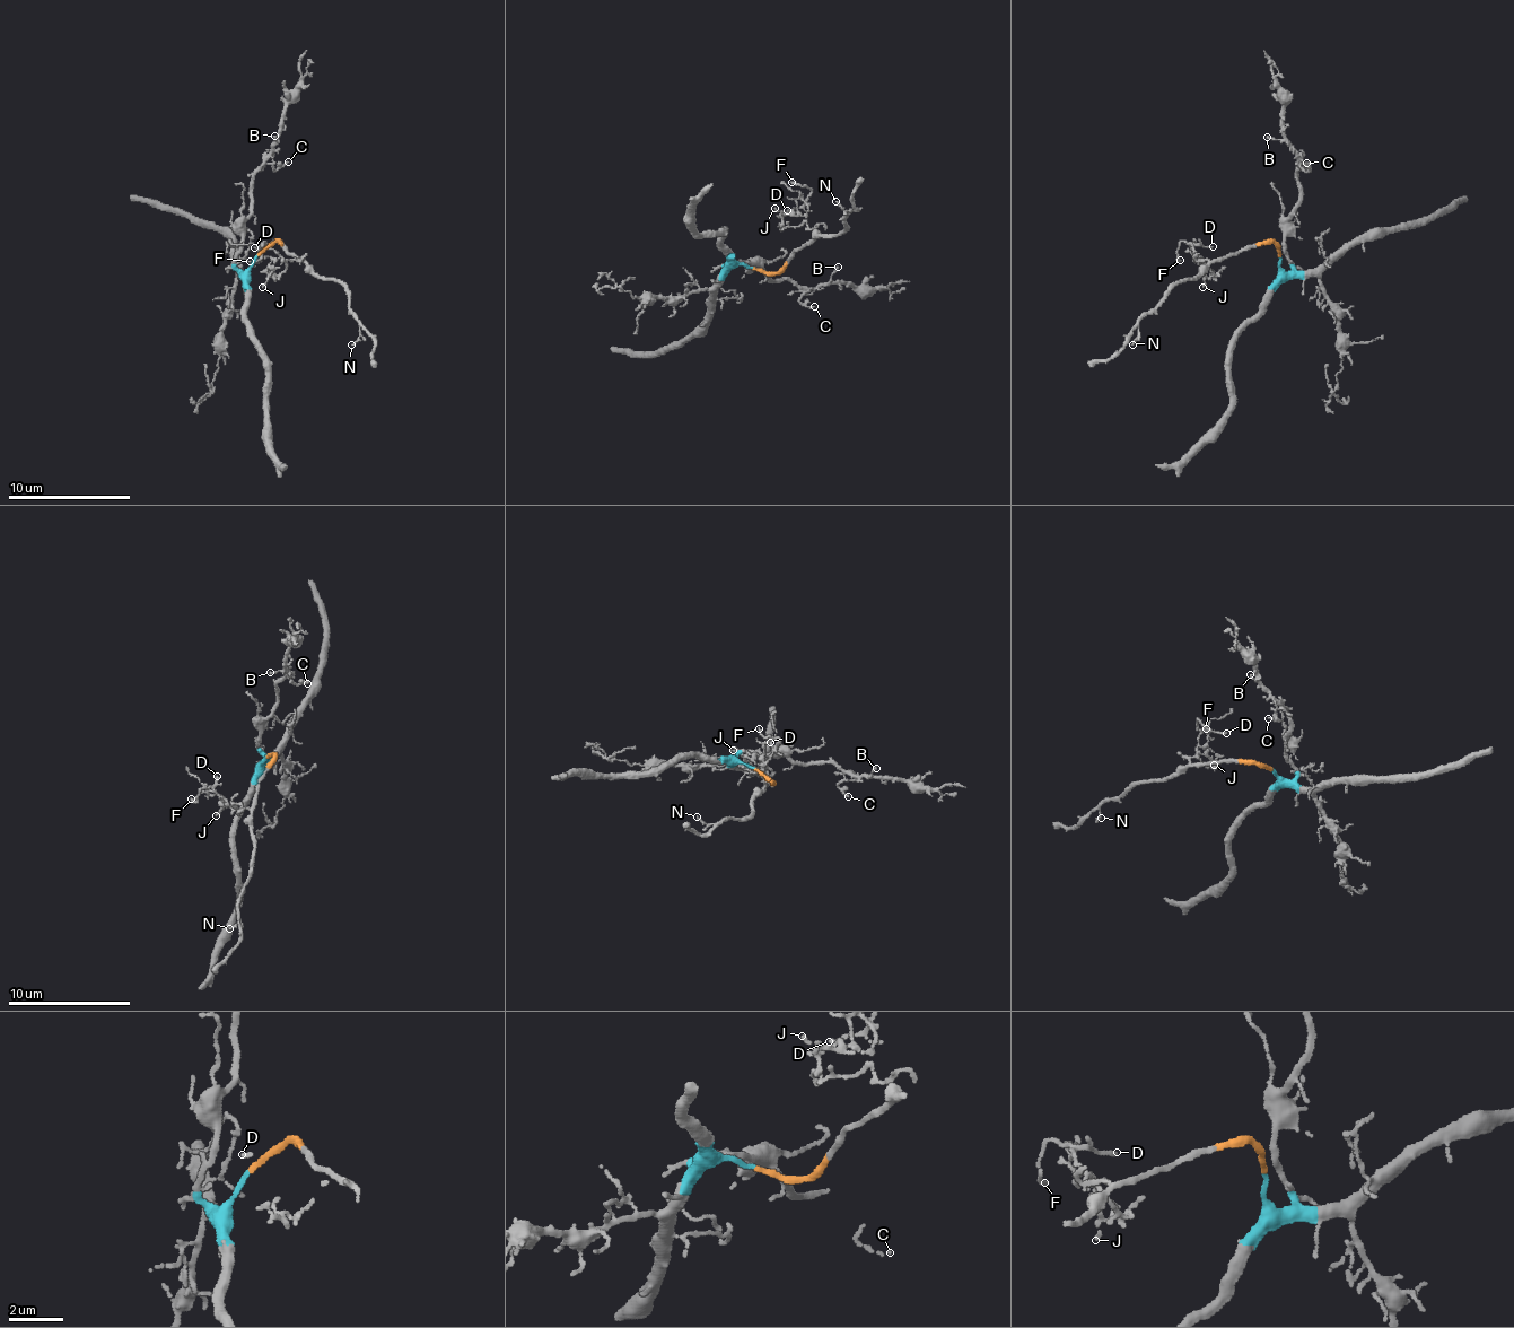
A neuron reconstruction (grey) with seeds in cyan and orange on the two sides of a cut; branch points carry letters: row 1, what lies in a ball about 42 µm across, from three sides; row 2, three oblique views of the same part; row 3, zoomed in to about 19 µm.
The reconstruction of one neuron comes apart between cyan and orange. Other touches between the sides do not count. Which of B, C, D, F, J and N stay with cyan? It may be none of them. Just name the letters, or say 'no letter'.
B, C

